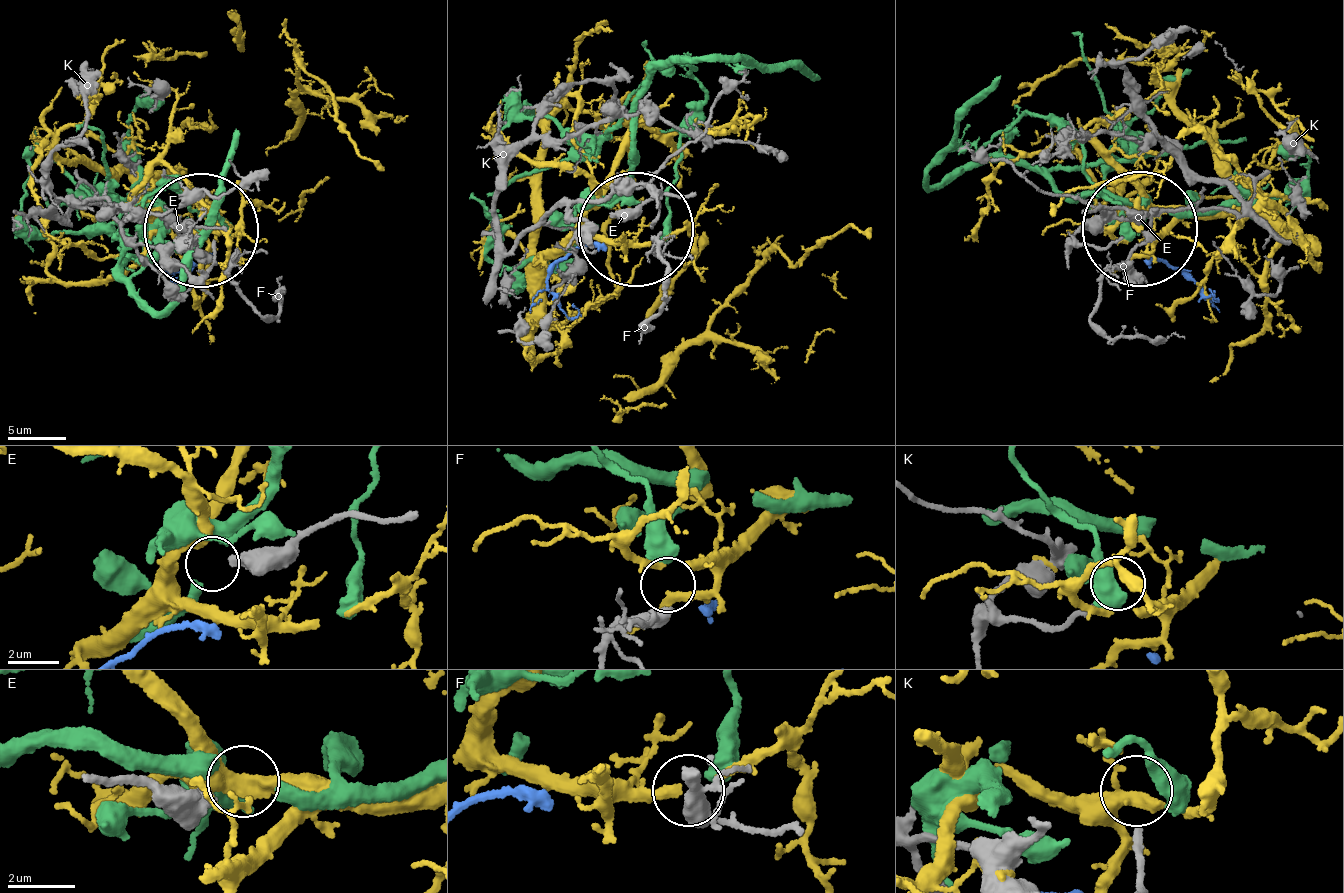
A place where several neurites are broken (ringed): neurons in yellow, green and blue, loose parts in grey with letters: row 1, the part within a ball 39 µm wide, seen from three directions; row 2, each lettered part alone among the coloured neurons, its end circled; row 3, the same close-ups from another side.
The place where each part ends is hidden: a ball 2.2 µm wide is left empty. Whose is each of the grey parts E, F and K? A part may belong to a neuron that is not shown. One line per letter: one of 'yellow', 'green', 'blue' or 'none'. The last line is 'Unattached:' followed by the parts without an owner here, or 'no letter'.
E: none
F: yellow
K: none
Unattached: E, K

